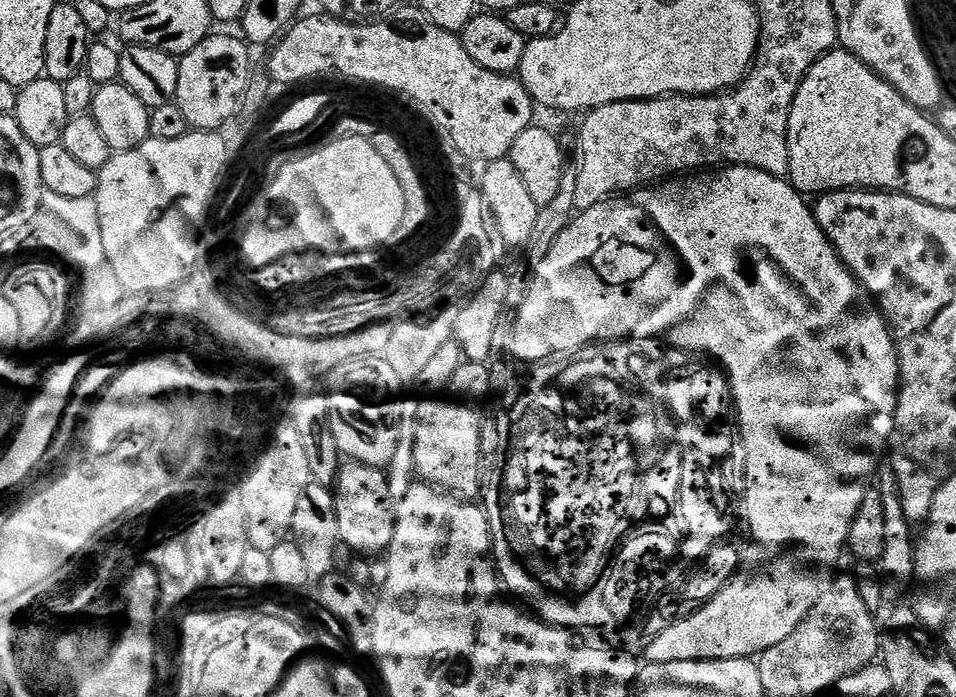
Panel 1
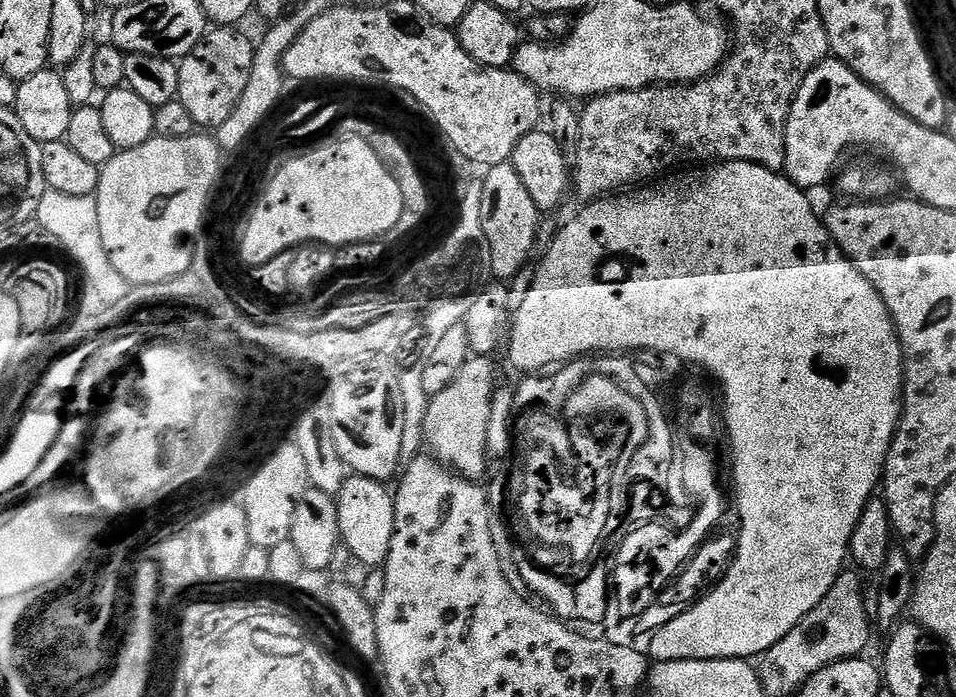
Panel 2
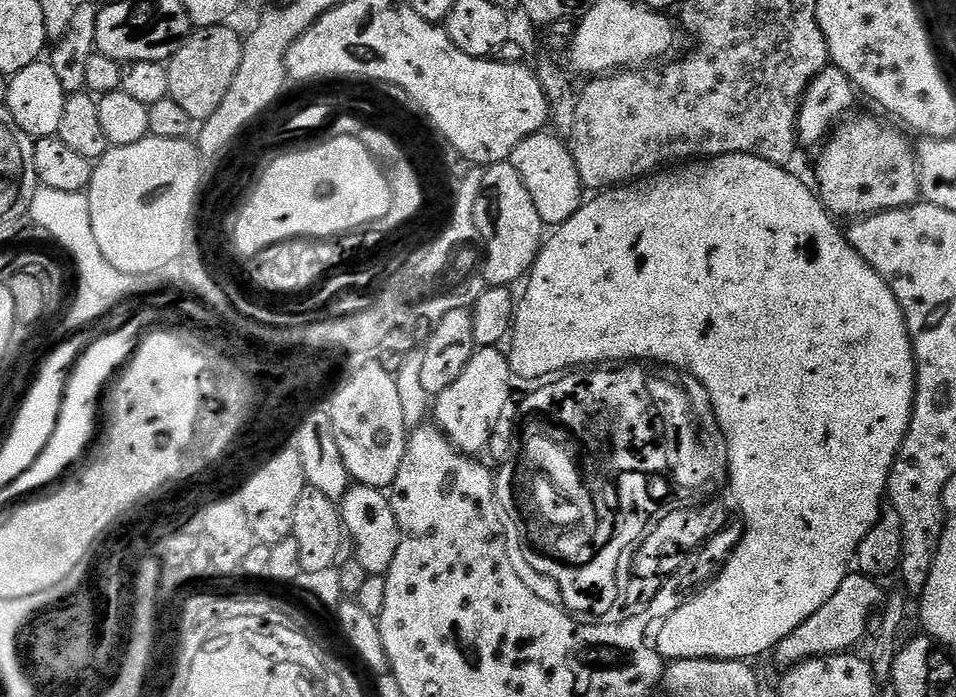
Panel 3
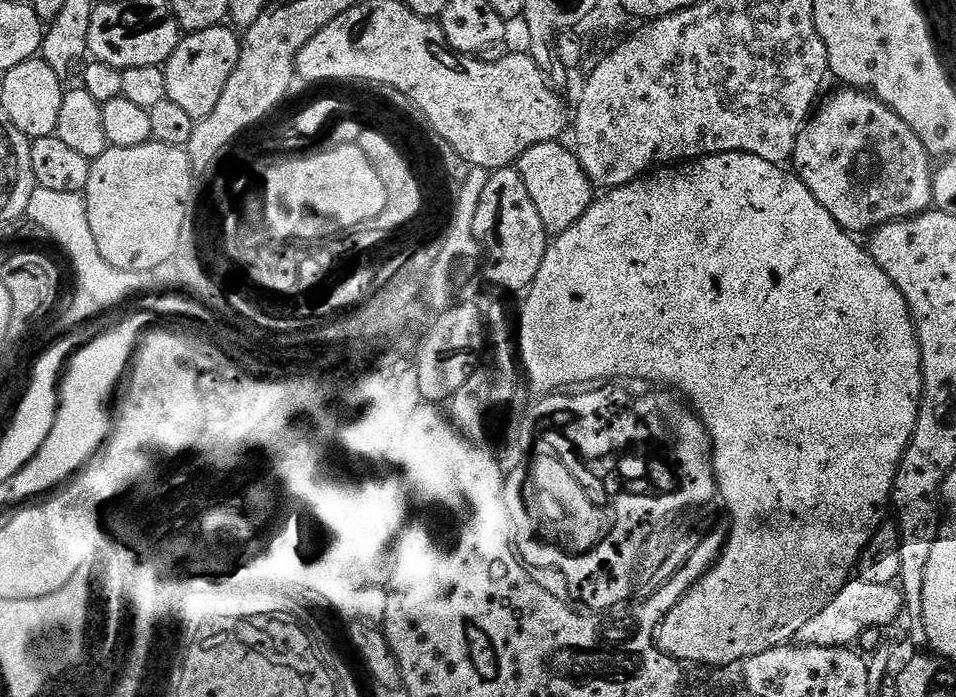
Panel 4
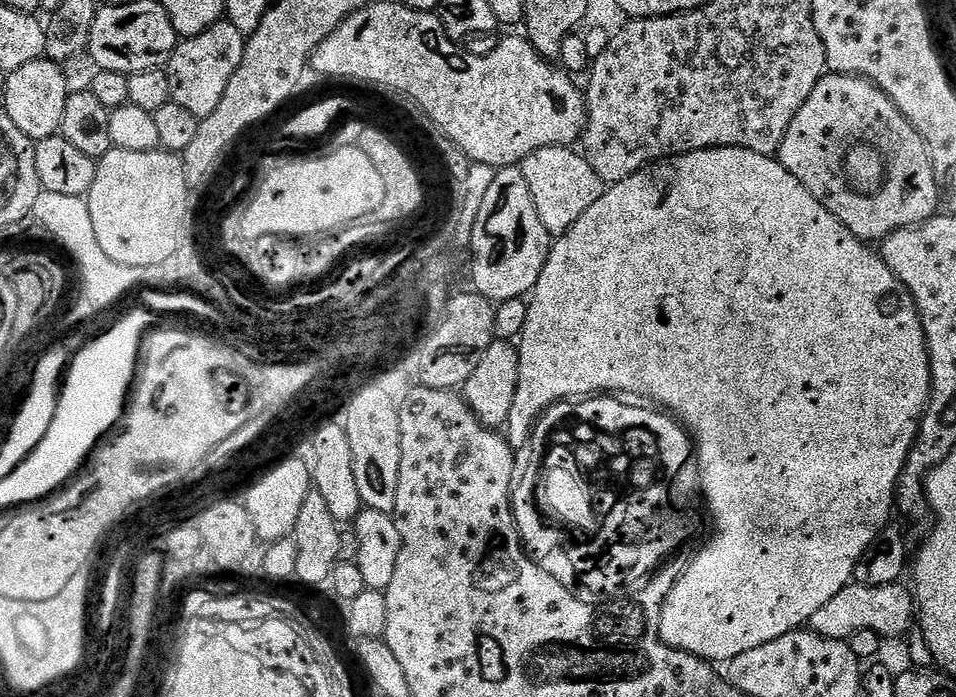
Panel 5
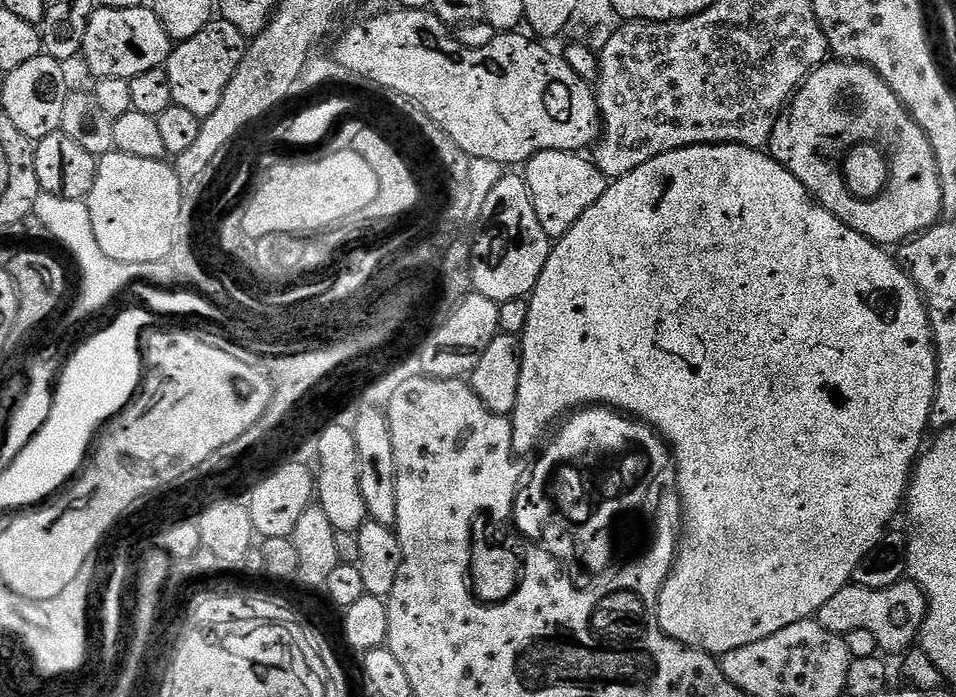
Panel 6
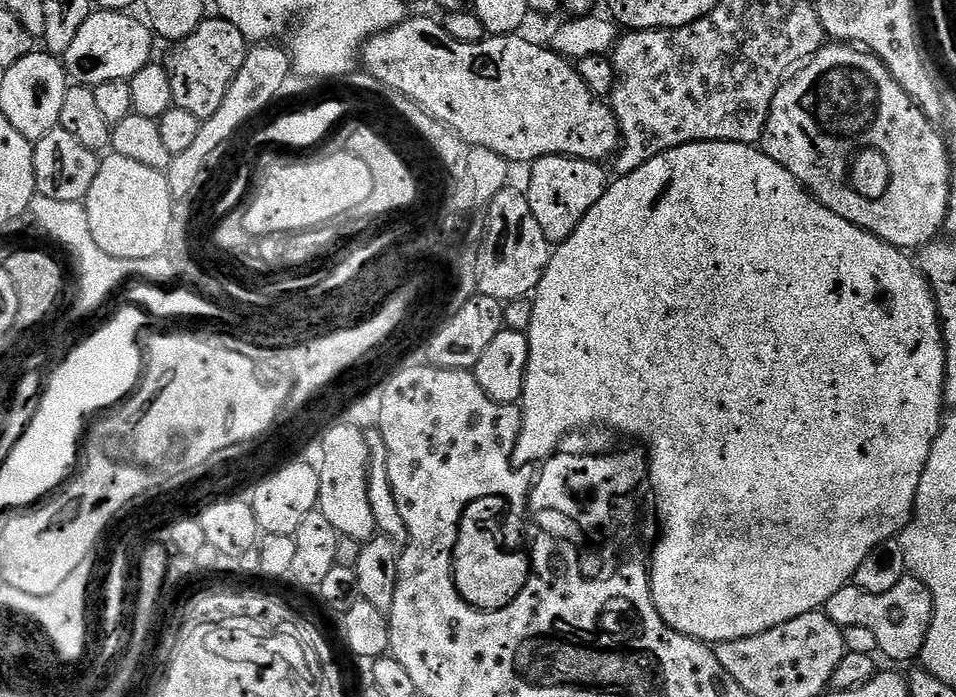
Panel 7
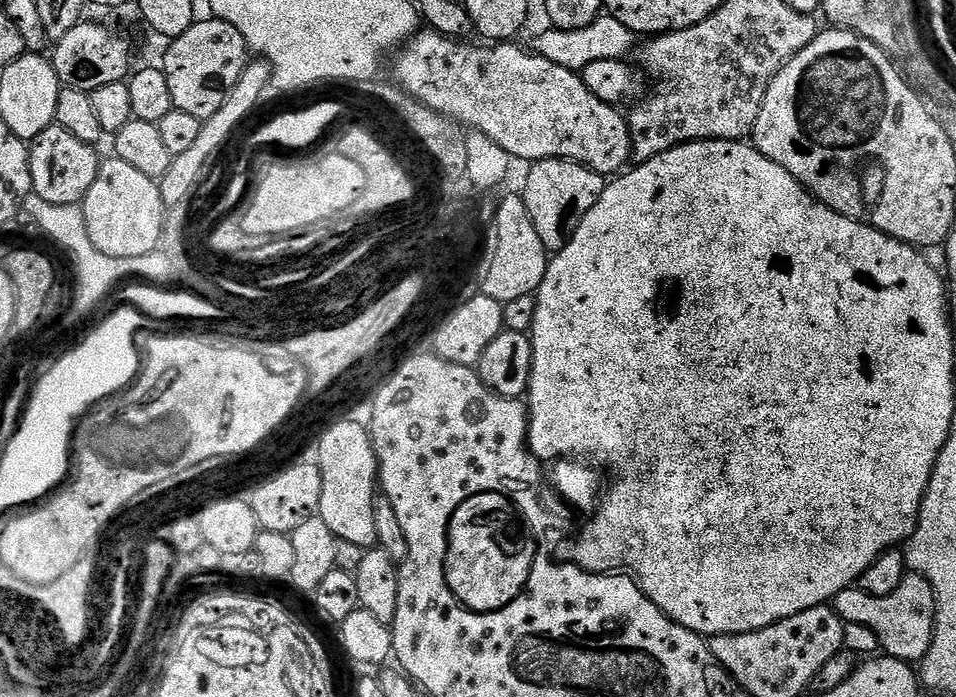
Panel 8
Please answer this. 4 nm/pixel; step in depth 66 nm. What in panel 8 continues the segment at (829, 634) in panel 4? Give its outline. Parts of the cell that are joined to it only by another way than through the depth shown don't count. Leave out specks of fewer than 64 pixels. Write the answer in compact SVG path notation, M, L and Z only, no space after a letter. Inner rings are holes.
M905 574L898 588L886 597L874 597L853 586L837 594L834 607L845 625L866 626L878 638L881 649L896 660L919 662L930 650L936 621L936 599L926 578Z

